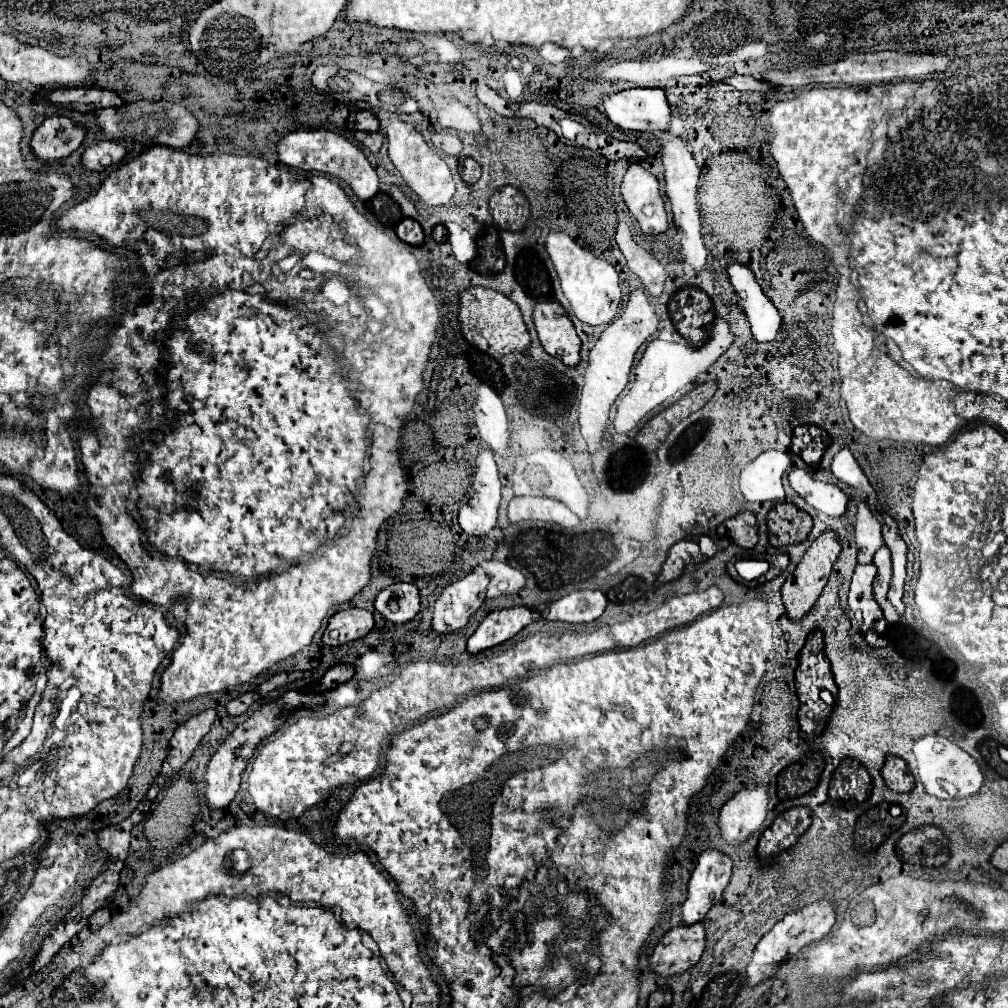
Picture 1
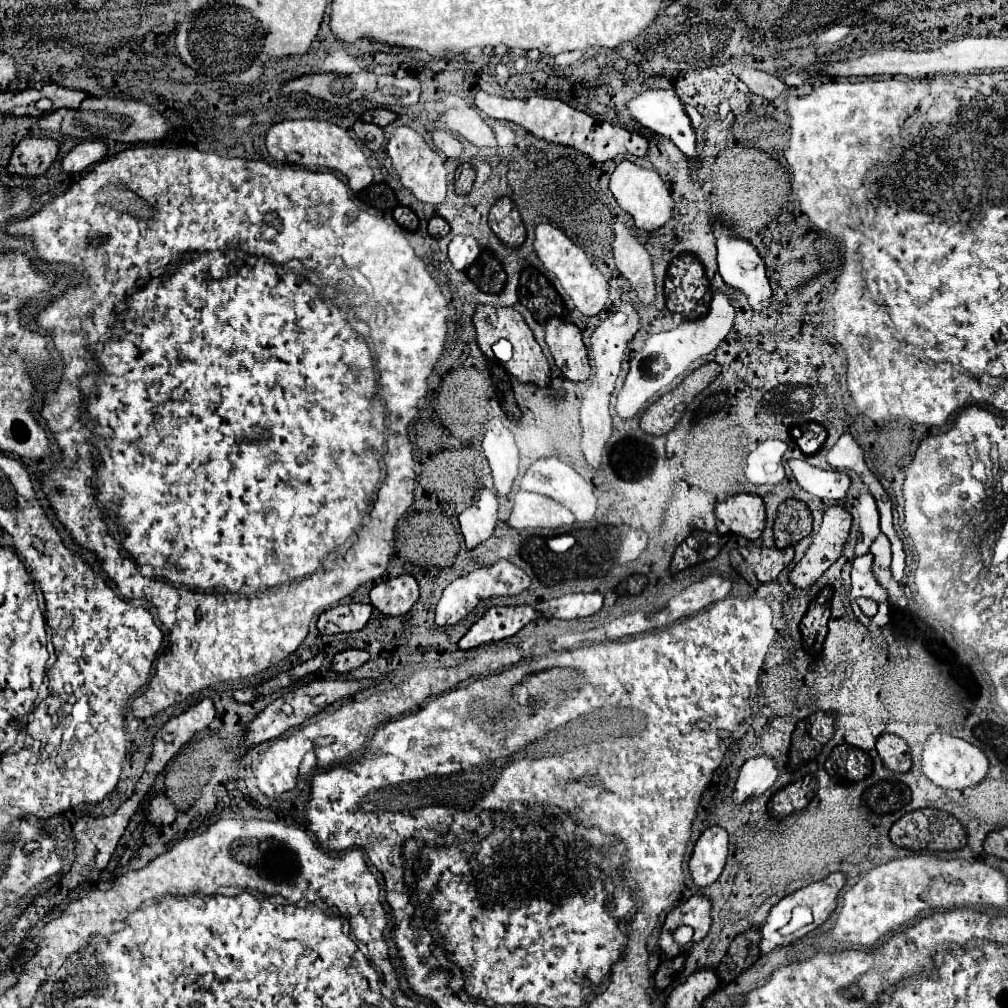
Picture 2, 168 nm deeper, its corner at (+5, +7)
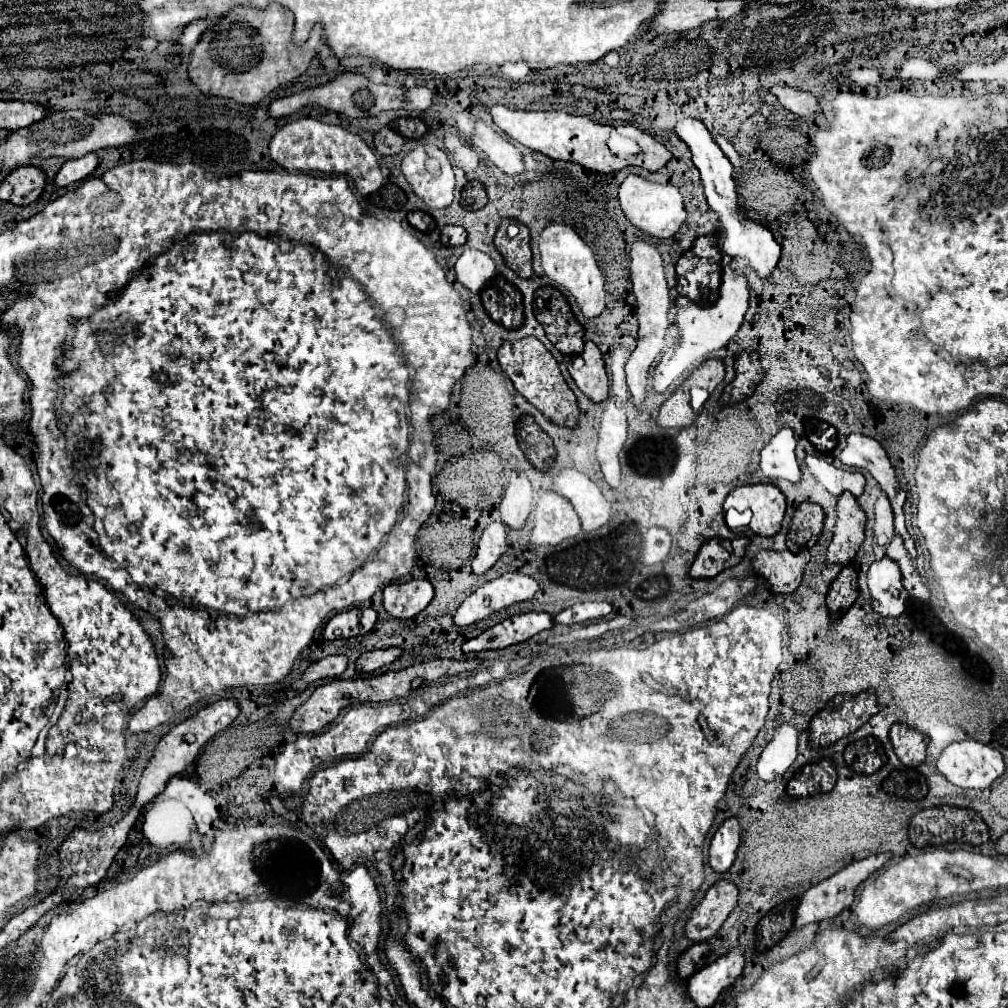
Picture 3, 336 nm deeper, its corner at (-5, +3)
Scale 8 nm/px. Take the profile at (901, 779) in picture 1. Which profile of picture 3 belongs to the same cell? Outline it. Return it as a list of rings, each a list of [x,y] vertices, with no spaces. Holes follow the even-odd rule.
[[[896,723],[890,729],[890,741],[894,745],[894,753],[908,767],[918,767],[926,757],[926,737],[908,725]]]

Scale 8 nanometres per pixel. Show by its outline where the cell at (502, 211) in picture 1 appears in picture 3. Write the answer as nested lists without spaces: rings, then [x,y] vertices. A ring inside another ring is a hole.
[[[504,219],[496,231],[494,237],[496,249],[504,255],[504,261],[512,271],[516,271],[520,277],[532,275],[532,251],[530,251],[530,231],[526,225],[518,223],[516,219]],[[510,223],[516,223],[520,227],[520,233],[516,237],[508,237],[506,229]]]

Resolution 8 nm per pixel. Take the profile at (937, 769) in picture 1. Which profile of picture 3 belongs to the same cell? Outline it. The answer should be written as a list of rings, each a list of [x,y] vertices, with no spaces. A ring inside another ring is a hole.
[[[974,739],[948,745],[936,767],[950,783],[964,789],[986,789],[1004,773],[1002,753]]]

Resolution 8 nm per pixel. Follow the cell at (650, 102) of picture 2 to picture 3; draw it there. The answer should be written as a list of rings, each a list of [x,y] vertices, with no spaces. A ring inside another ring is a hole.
[[[684,117],[682,121],[676,123],[674,133],[688,145],[688,149],[692,153],[692,161],[694,161],[696,169],[700,171],[700,179],[704,185],[708,205],[714,213],[718,213],[720,225],[724,229],[724,243],[722,243],[724,253],[730,257],[740,257],[748,267],[752,267],[758,273],[760,279],[770,279],[780,261],[780,245],[774,241],[772,233],[766,227],[762,227],[754,221],[748,221],[744,217],[744,213],[740,211],[736,185],[732,179],[732,175],[734,175],[732,163],[726,159],[726,155],[716,145],[716,141],[712,139],[712,135],[708,133],[708,129],[704,127],[704,123],[700,119]]]

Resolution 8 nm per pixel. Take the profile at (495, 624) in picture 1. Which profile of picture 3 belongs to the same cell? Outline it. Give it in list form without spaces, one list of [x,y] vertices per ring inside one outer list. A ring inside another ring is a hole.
[[[520,613],[504,619],[502,623],[486,629],[482,635],[466,641],[462,645],[464,653],[480,653],[488,649],[504,649],[514,643],[522,643],[536,633],[550,629],[552,617],[548,613]]]

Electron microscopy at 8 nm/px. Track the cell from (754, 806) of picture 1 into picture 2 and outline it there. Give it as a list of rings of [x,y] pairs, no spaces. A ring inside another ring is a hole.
[[[758,755],[748,759],[740,769],[732,801],[742,803],[750,797],[762,795],[766,789],[774,785],[776,777],[778,777],[776,761],[770,755]]]

